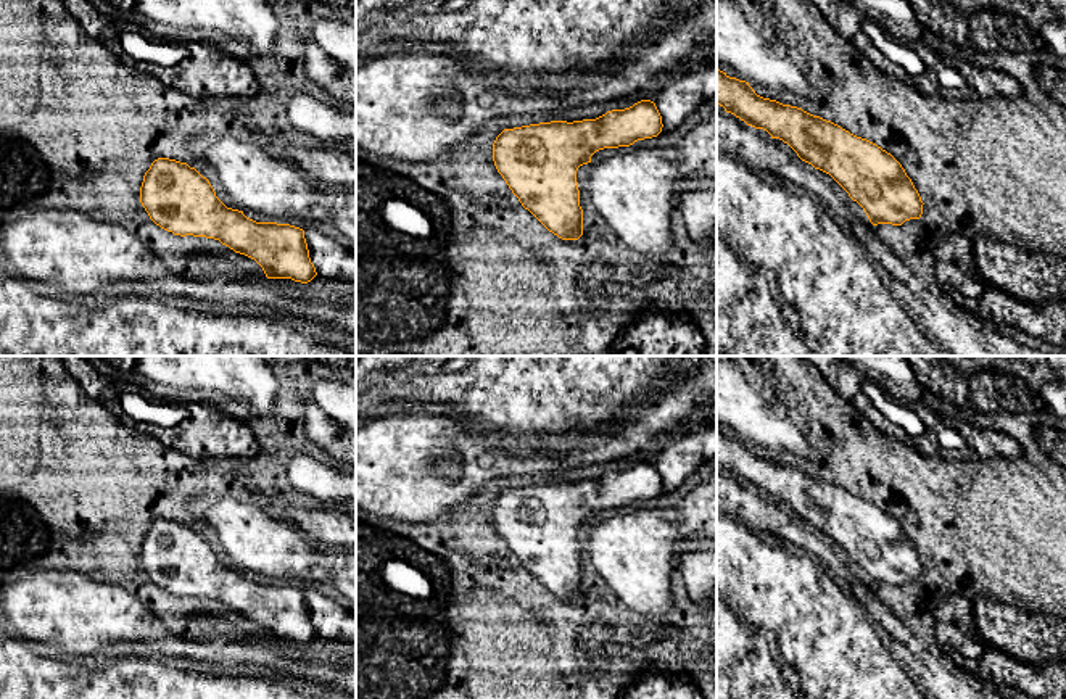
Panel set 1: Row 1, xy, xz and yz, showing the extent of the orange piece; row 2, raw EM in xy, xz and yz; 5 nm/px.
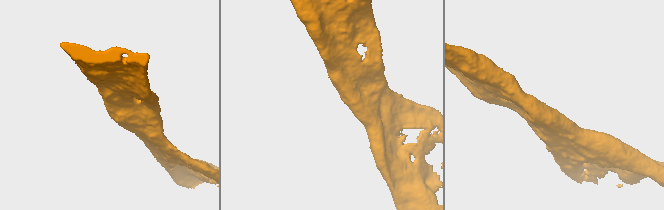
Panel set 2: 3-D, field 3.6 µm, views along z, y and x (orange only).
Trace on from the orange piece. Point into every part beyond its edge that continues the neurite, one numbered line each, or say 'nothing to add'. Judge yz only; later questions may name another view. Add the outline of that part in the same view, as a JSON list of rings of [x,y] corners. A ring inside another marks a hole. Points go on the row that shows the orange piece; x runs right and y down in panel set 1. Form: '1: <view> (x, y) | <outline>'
nothing to add

